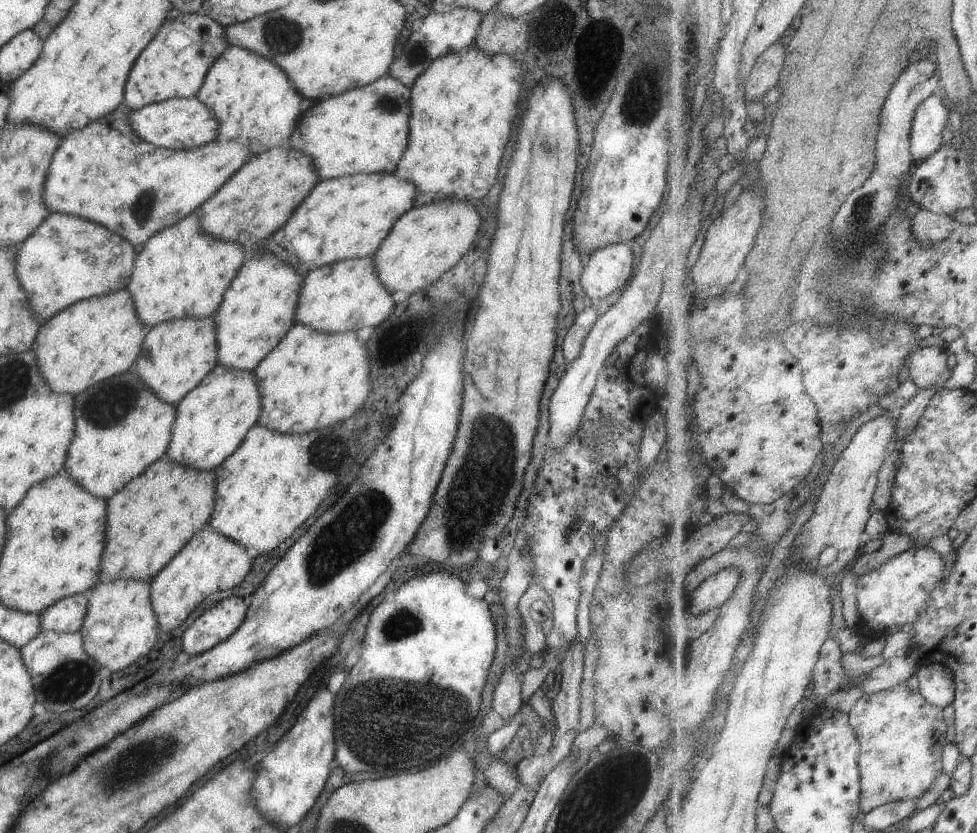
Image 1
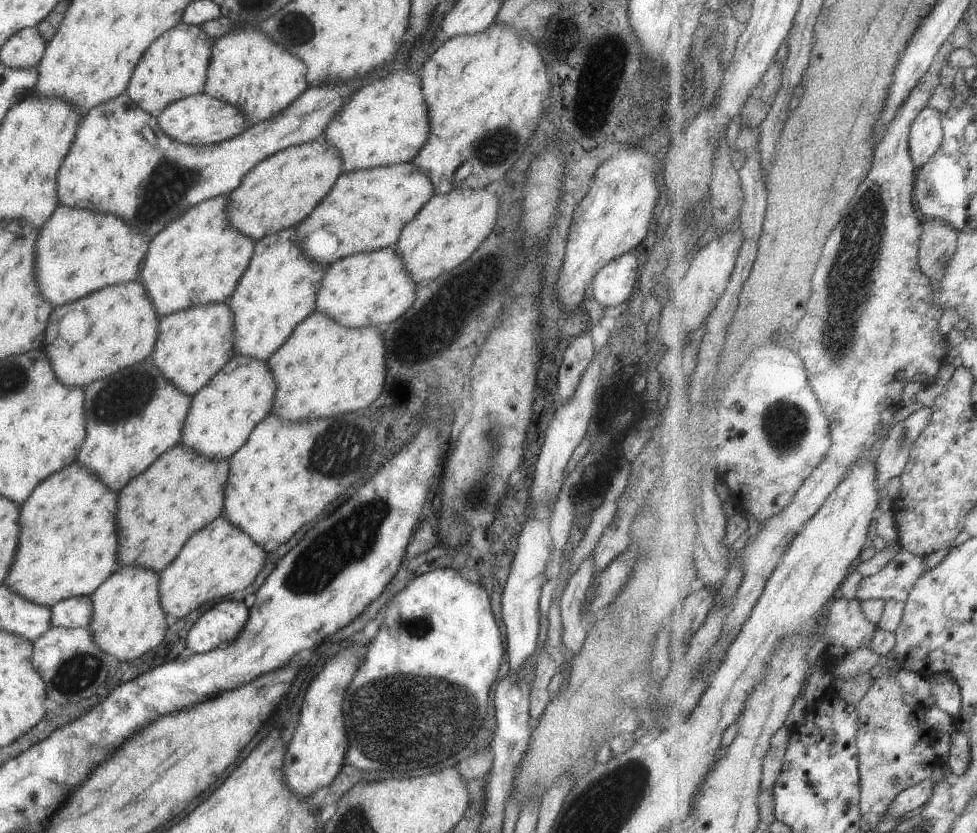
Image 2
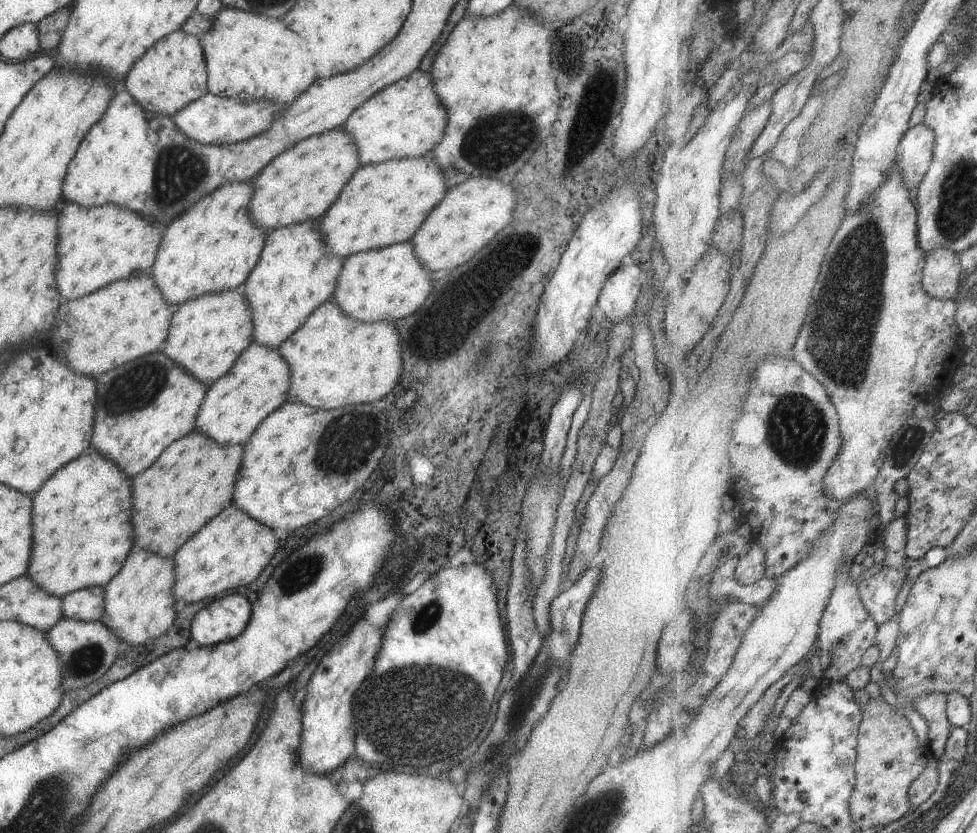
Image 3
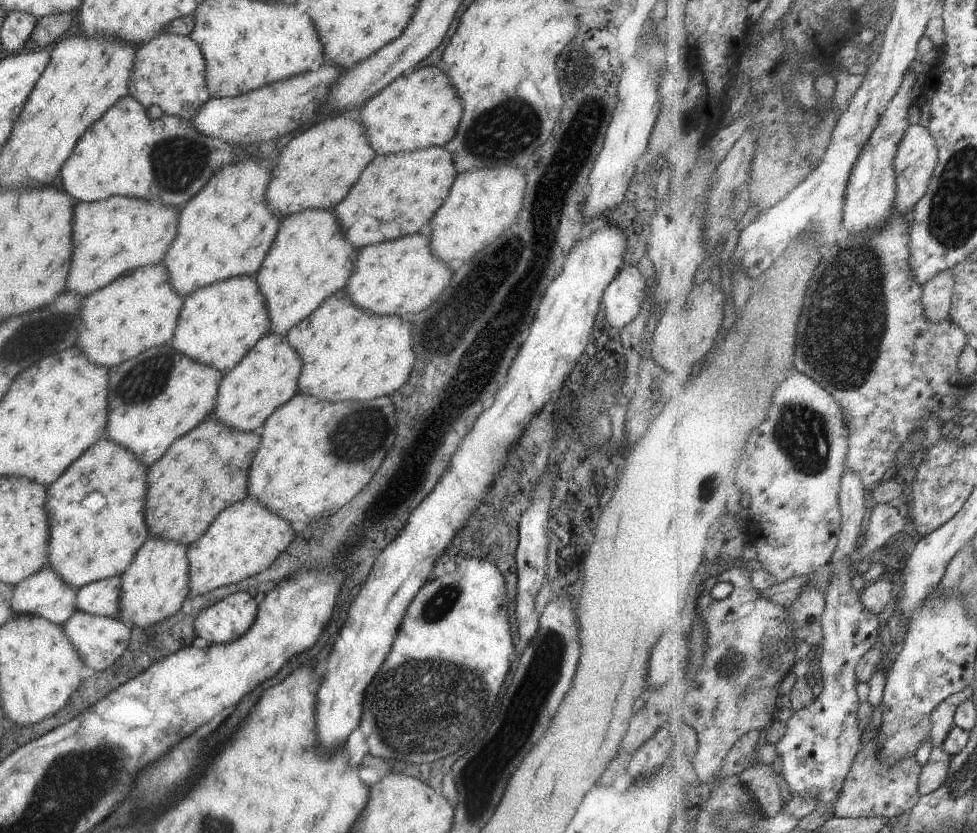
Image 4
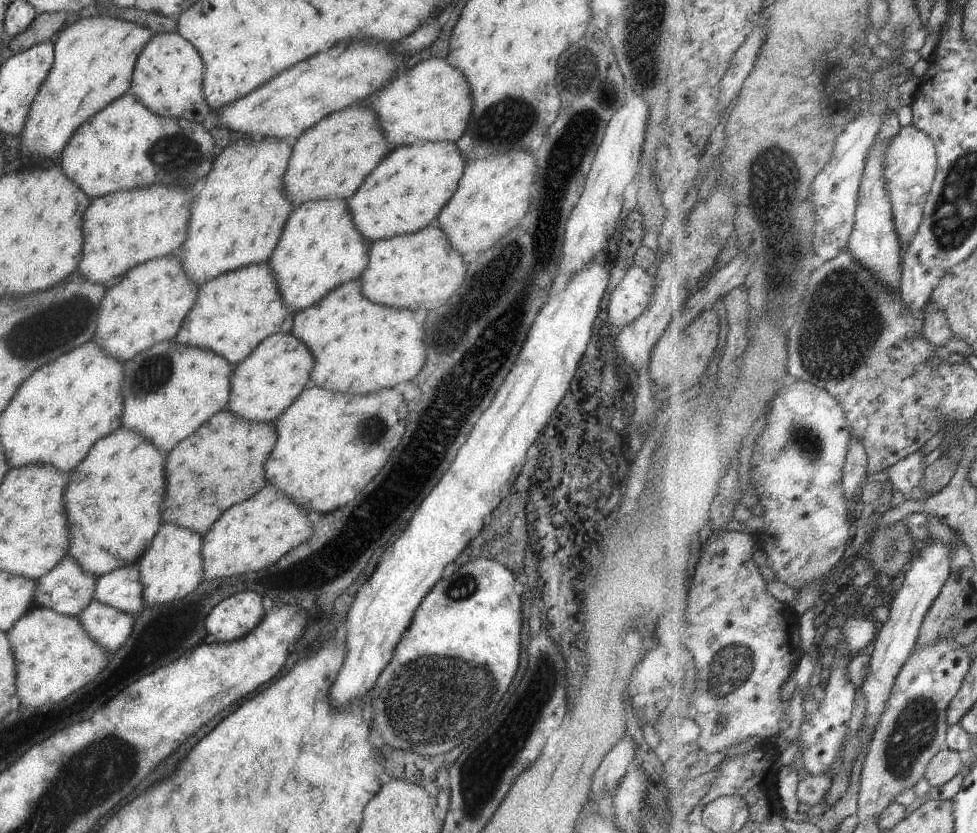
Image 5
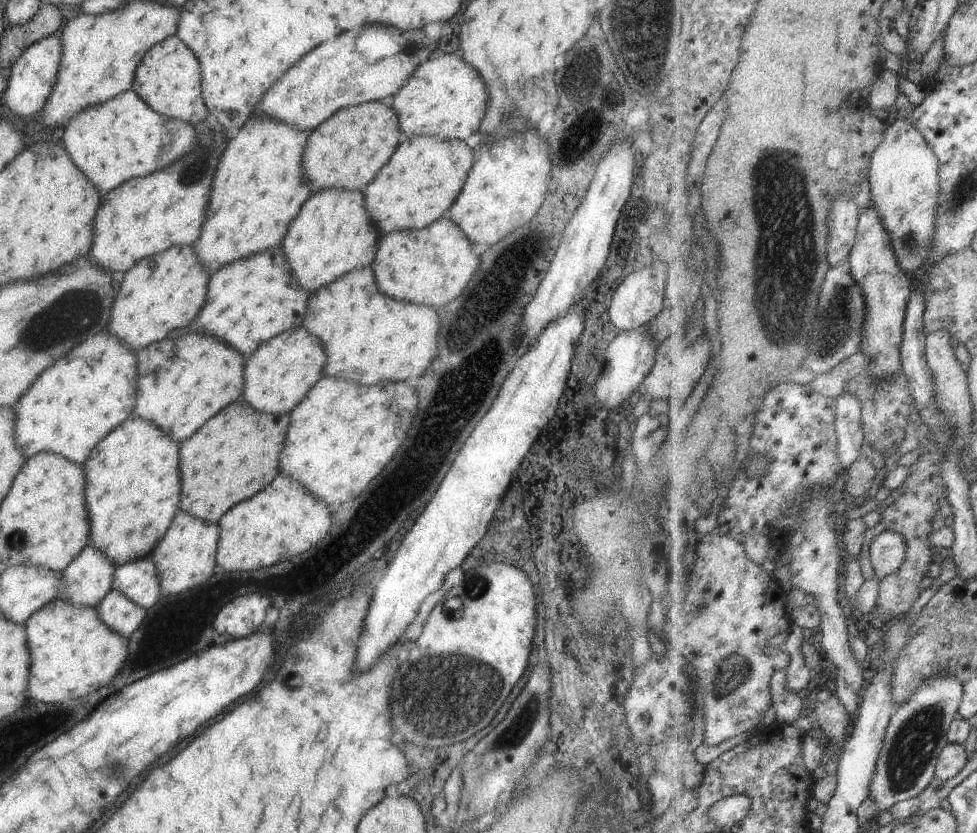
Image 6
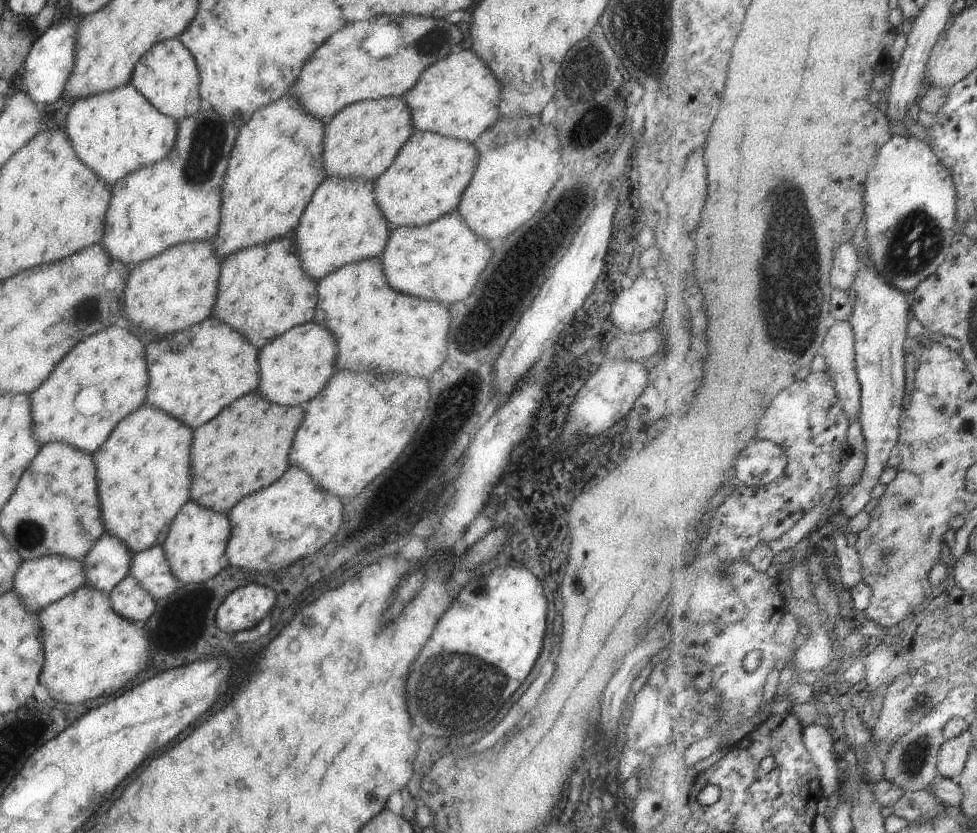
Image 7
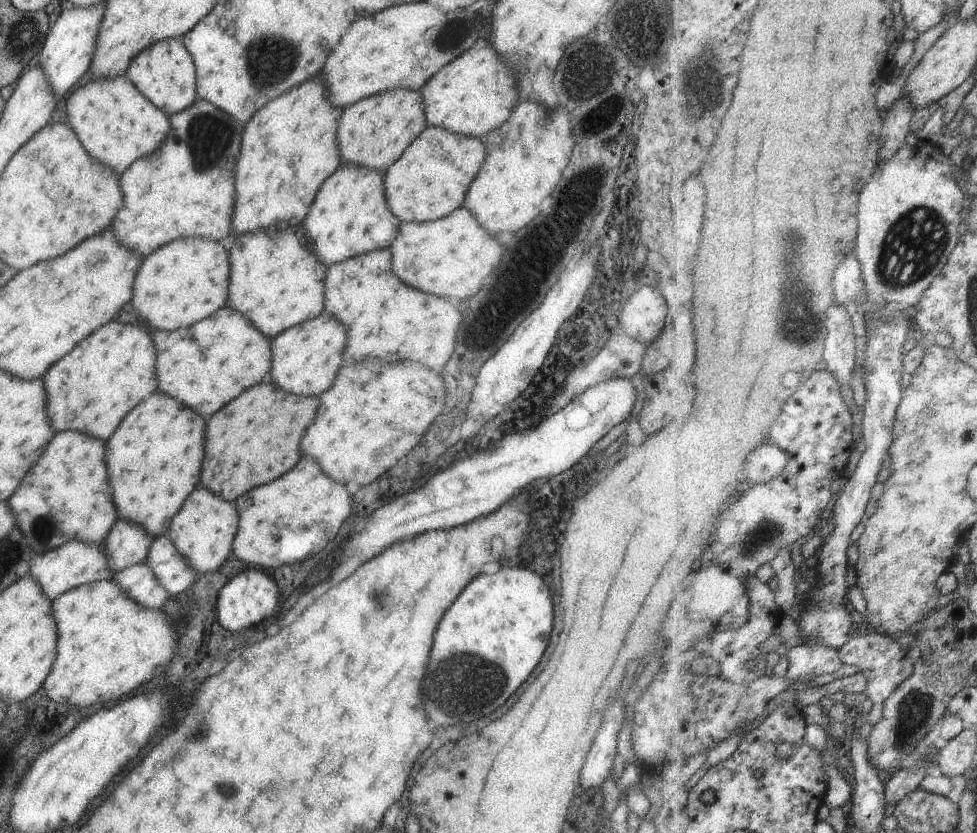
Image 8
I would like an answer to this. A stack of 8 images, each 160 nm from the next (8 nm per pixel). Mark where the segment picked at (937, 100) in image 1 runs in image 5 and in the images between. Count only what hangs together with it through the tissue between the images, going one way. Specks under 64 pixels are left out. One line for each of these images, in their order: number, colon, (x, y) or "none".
2: (927, 134)
3: (916, 154)
4: (917, 158)
5: (911, 161)

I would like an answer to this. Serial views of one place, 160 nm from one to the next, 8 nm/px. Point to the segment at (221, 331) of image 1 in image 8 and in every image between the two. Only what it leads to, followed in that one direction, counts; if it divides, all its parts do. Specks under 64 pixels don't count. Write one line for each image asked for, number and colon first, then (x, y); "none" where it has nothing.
2: (276, 291)
3: (295, 273)
4: (308, 259)
5: (319, 249)
6: (332, 233)
7: (341, 223)
8: (349, 216)

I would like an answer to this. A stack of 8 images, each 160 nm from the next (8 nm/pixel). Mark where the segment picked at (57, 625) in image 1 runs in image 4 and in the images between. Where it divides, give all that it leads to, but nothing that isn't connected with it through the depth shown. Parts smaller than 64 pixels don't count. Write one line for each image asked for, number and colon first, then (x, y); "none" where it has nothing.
2: (73, 612)
3: (86, 604)
4: (101, 598)

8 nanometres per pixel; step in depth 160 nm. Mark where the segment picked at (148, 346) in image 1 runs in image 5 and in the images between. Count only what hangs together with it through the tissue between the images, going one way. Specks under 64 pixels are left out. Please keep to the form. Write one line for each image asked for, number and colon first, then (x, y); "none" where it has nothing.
2: (191, 346)
3: (205, 335)
4: (218, 323)
5: (232, 313)

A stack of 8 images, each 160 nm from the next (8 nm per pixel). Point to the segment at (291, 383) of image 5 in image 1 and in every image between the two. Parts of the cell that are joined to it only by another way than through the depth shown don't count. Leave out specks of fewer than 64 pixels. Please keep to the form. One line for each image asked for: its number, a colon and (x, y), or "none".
1: (211, 419)
2: (221, 414)
3: (233, 405)
4: (266, 377)

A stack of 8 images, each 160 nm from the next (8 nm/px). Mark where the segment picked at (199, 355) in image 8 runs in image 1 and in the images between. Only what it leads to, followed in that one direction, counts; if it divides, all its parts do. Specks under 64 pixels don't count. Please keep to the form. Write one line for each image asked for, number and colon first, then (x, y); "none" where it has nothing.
1: (120, 427)
2: (132, 416)
3: (142, 406)
4: (157, 396)
5: (169, 389)
6: (181, 383)
7: (193, 373)

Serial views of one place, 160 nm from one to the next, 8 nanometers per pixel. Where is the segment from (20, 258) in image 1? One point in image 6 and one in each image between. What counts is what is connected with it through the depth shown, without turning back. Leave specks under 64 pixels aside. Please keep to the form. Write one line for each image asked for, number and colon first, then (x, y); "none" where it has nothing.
2: (77, 251)
3: (99, 245)
4: (110, 236)
5: (122, 229)
6: (143, 216)

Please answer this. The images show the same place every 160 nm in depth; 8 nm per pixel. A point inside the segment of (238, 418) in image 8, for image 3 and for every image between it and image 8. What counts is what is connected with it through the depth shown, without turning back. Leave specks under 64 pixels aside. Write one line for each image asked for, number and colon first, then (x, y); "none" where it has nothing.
3: (192, 479)
4: (205, 470)
5: (221, 463)
6: (234, 454)
7: (242, 449)

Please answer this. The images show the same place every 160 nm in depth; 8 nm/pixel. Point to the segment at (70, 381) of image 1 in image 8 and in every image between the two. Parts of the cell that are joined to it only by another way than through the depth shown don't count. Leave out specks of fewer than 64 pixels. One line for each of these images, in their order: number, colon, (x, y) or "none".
2: (115, 326)
3: (128, 318)
4: (132, 313)
5: (147, 306)
6: (159, 293)
7: (166, 293)
8: (179, 284)

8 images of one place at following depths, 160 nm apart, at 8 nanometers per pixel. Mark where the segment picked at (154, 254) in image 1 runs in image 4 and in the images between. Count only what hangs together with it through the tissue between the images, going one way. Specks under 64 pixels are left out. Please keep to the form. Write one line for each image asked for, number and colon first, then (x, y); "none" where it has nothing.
2: (197, 259)
3: (211, 247)
4: (224, 230)

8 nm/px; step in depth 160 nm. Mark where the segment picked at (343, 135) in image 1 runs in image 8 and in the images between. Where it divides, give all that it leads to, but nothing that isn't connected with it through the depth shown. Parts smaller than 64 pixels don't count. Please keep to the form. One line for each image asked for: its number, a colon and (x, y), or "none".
2: (383, 123)
3: (405, 119)
4: (418, 109)
5: (431, 102)
6: (445, 97)
7: (458, 96)
8: (475, 92)

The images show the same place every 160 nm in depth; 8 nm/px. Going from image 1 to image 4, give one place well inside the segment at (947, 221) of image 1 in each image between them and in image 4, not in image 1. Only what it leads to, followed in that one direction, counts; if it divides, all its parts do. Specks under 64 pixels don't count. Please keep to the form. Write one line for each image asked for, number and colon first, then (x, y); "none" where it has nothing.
2: (939, 242)
3: (942, 273)
4: (937, 299)

